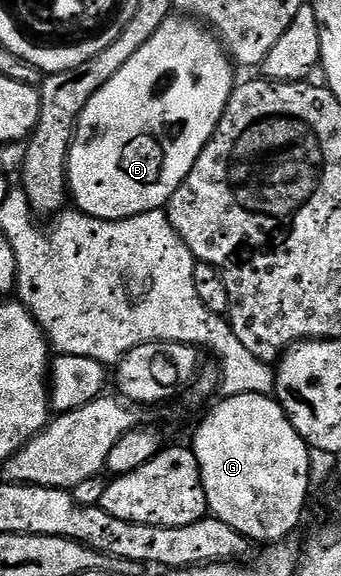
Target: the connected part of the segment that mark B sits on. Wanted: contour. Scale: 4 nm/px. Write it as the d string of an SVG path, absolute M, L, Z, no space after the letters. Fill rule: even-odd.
M172 17L166 19L161 25L161 29L157 29L157 33L153 33L153 37L149 37L149 41L145 41L145 45L141 45L141 49L137 49L134 57L125 65L121 65L121 69L117 69L117 73L113 73L113 77L109 77L109 81L105 81L105 85L101 85L101 89L97 89L97 93L93 93L89 105L85 105L85 109L77 121L67 158L67 189L74 206L89 217L98 219L128 219L137 217L141 213L166 208L167 202L171 200L173 193L177 193L181 181L185 181L189 169L193 169L197 157L201 157L205 145L213 137L213 133L225 113L229 97L237 86L235 74L237 74L236 68L223 44L198 18Z

